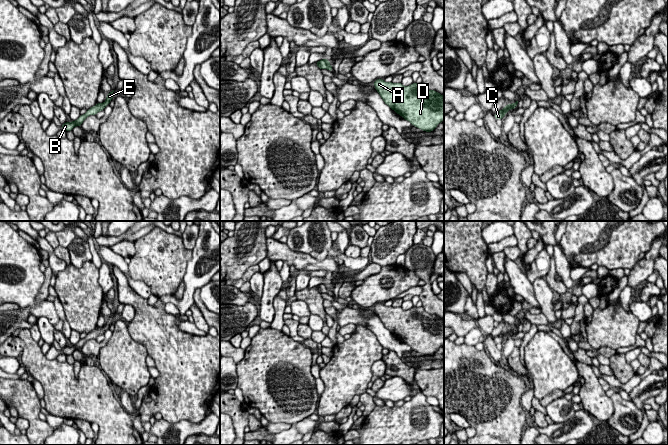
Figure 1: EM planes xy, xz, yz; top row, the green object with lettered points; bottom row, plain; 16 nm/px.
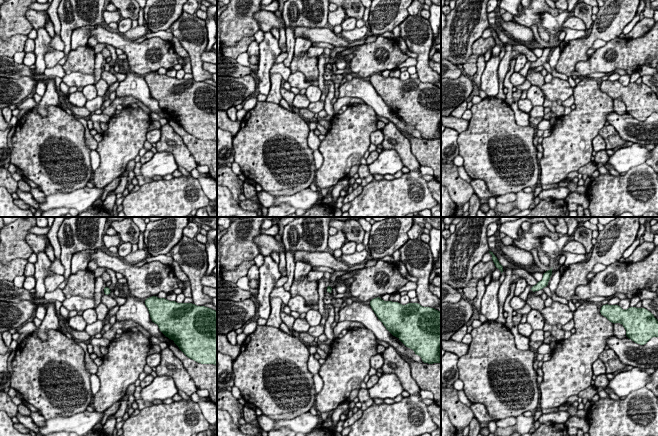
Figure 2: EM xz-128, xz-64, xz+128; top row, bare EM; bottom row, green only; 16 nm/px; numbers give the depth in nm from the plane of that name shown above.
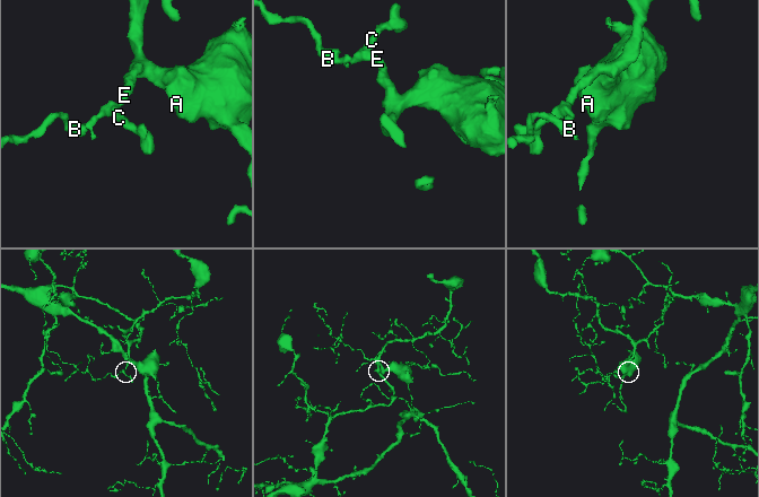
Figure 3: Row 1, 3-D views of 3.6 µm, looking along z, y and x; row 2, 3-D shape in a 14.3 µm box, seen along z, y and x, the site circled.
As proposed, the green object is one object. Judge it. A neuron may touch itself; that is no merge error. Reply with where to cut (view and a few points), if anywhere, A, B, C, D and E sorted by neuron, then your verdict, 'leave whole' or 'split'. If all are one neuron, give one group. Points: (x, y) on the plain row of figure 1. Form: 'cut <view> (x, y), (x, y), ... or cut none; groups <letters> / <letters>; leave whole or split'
cut none; groups A B C D E; leave whole

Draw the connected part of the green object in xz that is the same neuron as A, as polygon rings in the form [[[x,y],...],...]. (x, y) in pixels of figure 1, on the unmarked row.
[[[376,303],[374,311],[386,329],[422,355],[432,356],[444,344],[444,320],[435,314],[427,313],[423,307],[403,310],[401,306],[387,307],[383,303]]]

